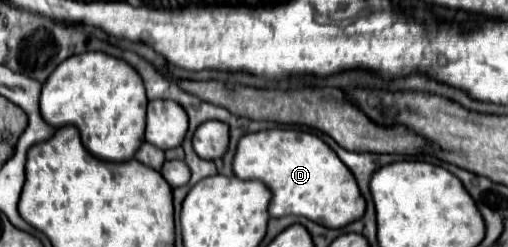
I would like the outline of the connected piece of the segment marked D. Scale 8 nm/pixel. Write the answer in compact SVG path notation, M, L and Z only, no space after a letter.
M267 129L267 131L247 133L241 137L237 145L233 171L239 179L259 179L271 187L273 191L273 199L269 205L271 217L303 215L325 227L339 229L339 227L345 227L347 223L361 219L365 213L365 199L359 193L353 173L341 163L341 159L337 159L337 153L313 133L305 133L297 129Z

